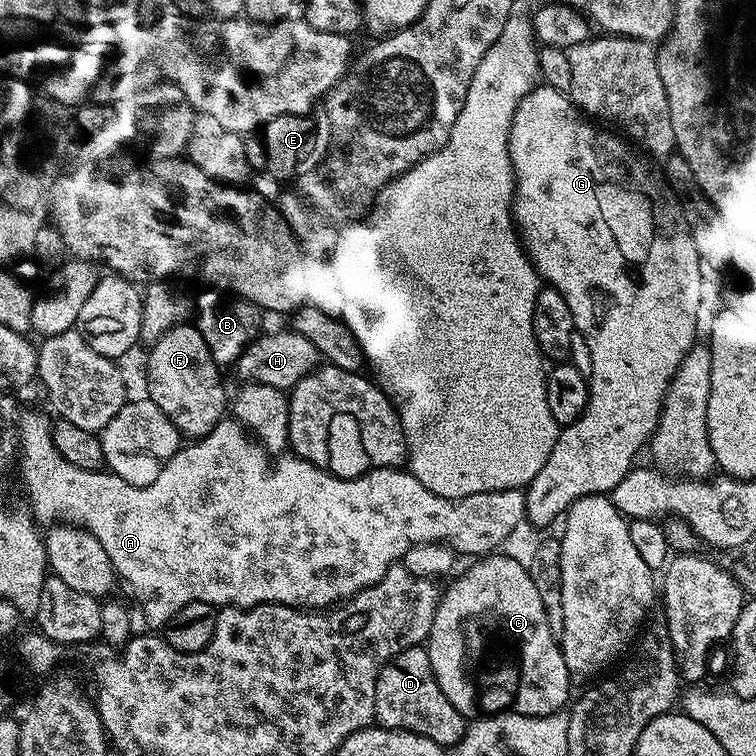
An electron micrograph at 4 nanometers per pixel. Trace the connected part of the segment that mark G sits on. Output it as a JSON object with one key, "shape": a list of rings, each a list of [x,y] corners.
{"shape":[[[537,86],[518,102],[518,110],[514,110],[512,125],[508,131],[508,153],[512,169],[516,175],[516,195],[512,198],[512,218],[518,229],[520,243],[524,246],[532,265],[545,285],[554,287],[562,298],[566,298],[566,306],[570,306],[572,323],[575,331],[581,332],[586,338],[586,346],[590,346],[590,366],[592,375],[587,377],[586,387],[588,399],[584,405],[584,412],[573,424],[563,425],[554,442],[554,450],[550,450],[550,458],[534,478],[524,492],[526,508],[524,515],[527,523],[536,528],[544,528],[552,524],[567,513],[570,505],[583,496],[599,496],[611,494],[614,486],[626,478],[626,474],[634,467],[636,455],[640,447],[647,445],[652,439],[652,431],[660,417],[660,406],[664,402],[664,395],[668,384],[672,381],[672,375],[676,373],[676,367],[682,362],[682,358],[688,353],[692,344],[697,341],[696,319],[700,316],[700,295],[704,292],[704,276],[702,265],[698,258],[698,250],[694,250],[694,241],[690,238],[690,230],[686,226],[684,212],[680,208],[676,197],[672,195],[663,175],[656,172],[647,164],[639,151],[633,150],[619,135],[611,136],[603,132],[591,119],[585,118],[580,109],[572,103],[569,93],[559,92],[547,86]]]}

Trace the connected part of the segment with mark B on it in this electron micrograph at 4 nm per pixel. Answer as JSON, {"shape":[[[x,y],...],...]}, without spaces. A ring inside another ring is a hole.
{"shape":[[[152,282],[143,289],[144,305],[142,306],[142,326],[140,327],[140,340],[151,346],[155,340],[162,338],[166,330],[176,324],[183,324],[191,317],[202,338],[206,338],[206,346],[210,346],[210,354],[214,362],[221,366],[232,366],[249,343],[256,339],[256,316],[258,310],[253,304],[247,304],[239,298],[225,298],[215,290],[200,290],[196,301],[192,301],[184,292],[171,288],[168,282]],[[192,312],[192,316],[190,315]]]}

